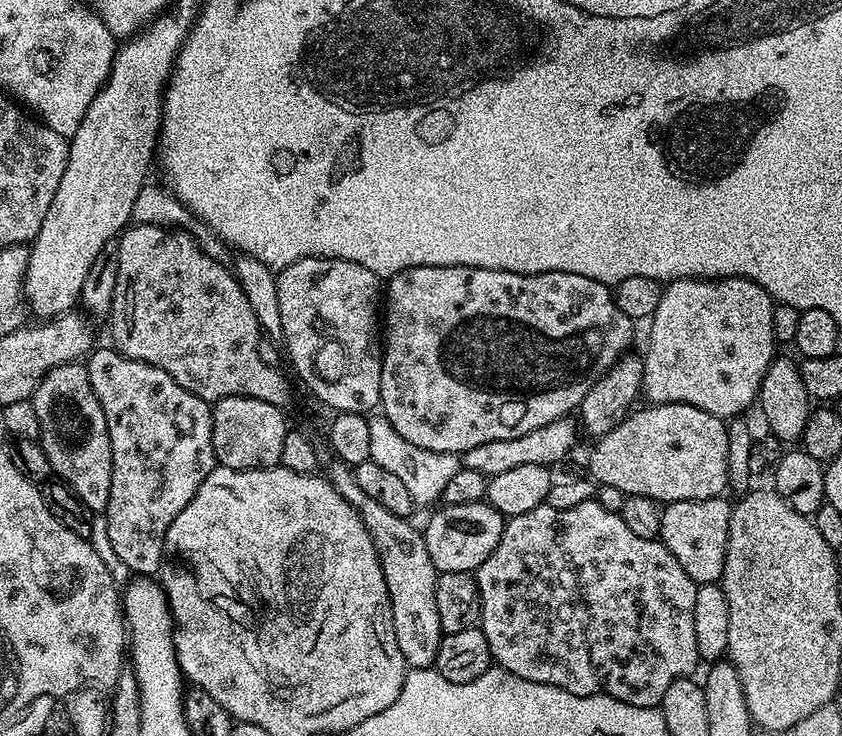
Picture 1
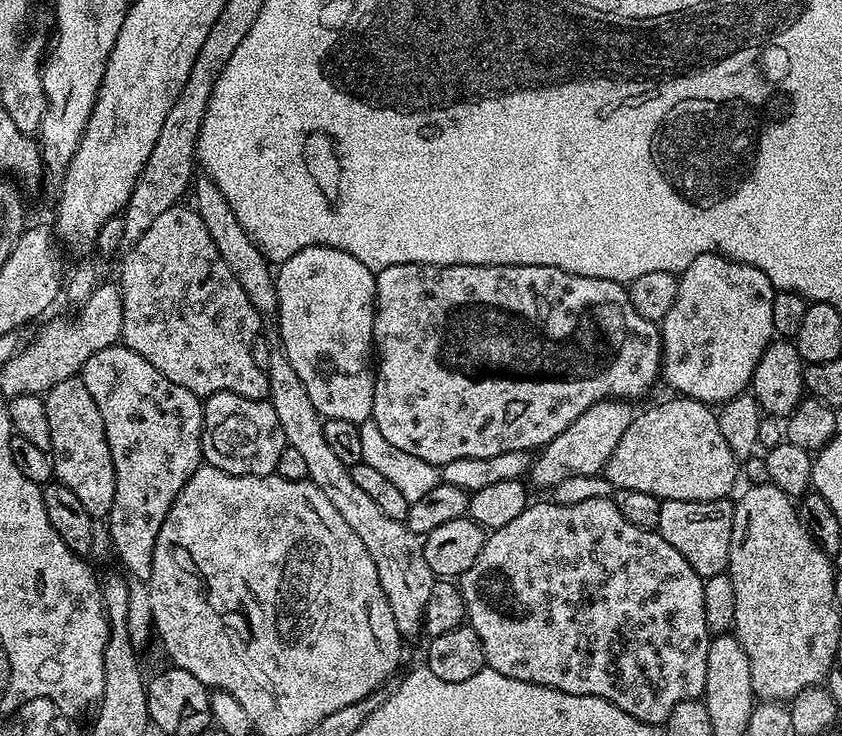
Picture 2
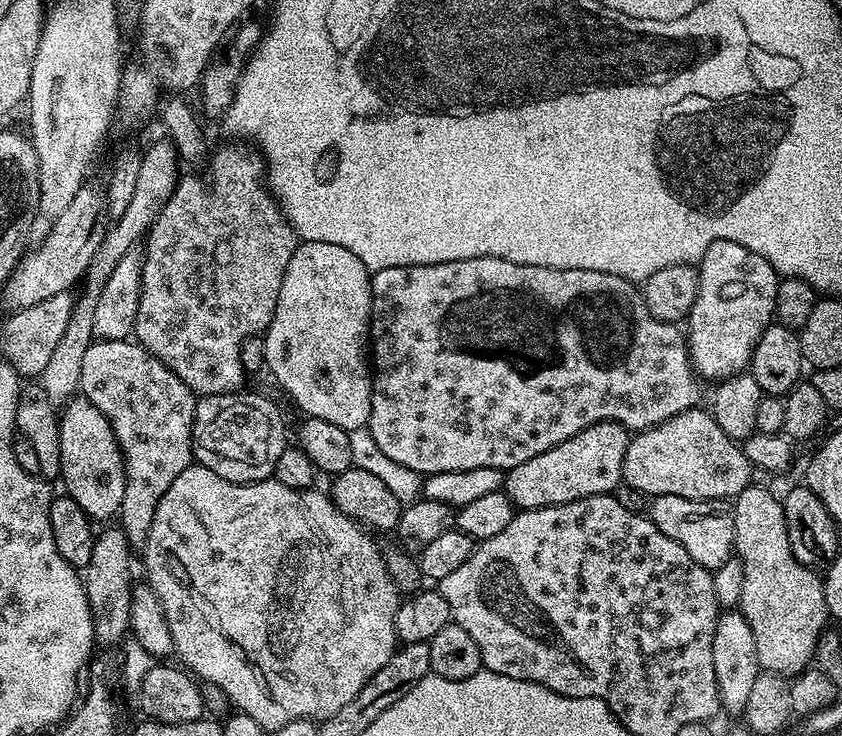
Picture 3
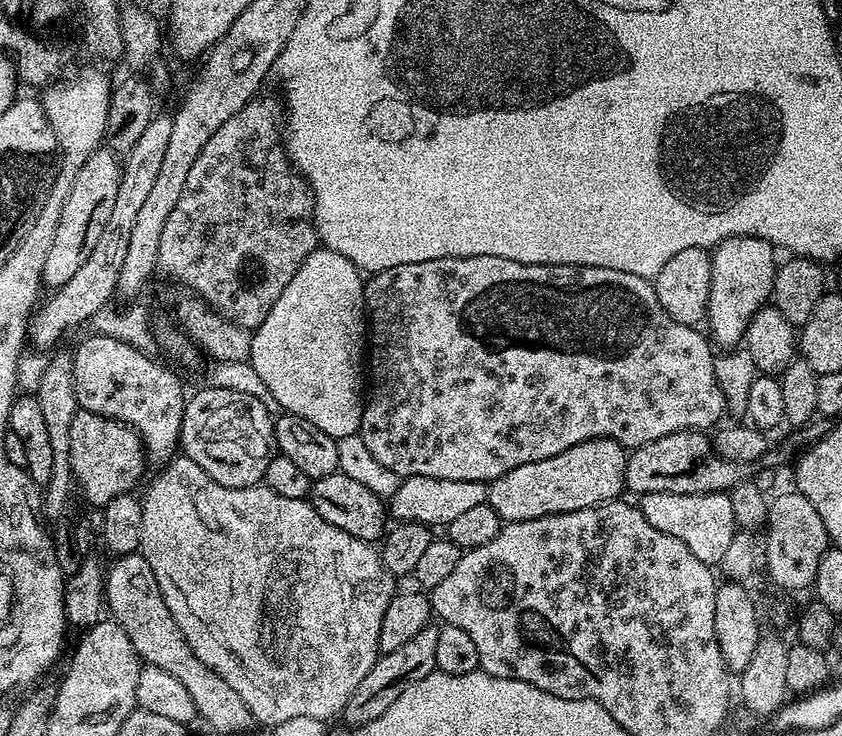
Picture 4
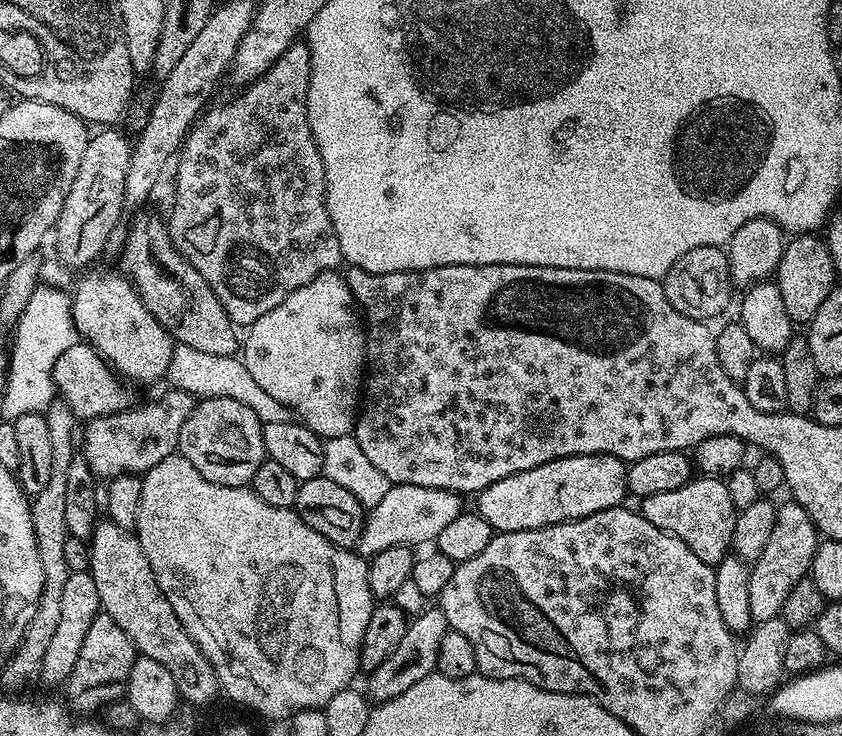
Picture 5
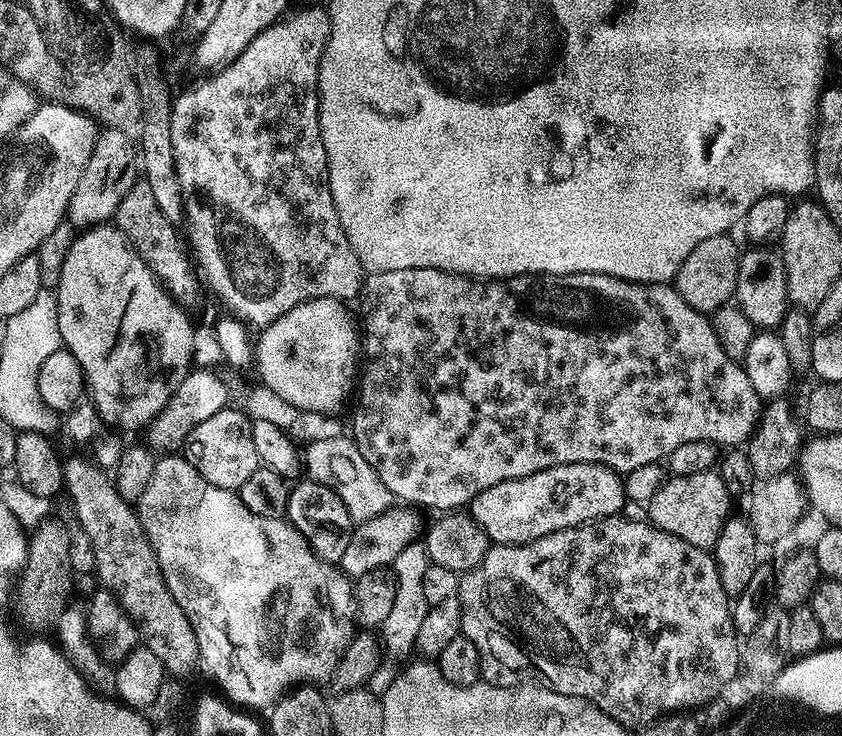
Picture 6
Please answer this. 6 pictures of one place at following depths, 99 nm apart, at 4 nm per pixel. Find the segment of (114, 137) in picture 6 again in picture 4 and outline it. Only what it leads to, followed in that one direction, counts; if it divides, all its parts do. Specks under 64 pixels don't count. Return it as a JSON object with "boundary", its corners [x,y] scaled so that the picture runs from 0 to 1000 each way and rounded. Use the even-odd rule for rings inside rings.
{"boundary":[[[127,200],[115,201],[107,215],[93,231],[88,247],[83,253],[83,264],[78,269],[78,280],[74,280],[74,296],[69,296],[69,318],[64,323],[64,334],[59,334],[59,345],[55,345],[55,361],[50,376],[58,393],[72,391],[107,351],[107,340],[116,323],[121,323],[121,313],[131,296],[131,285],[135,285],[135,268],[140,264],[140,247],[145,232],[144,219],[137,207],[129,207]]]}

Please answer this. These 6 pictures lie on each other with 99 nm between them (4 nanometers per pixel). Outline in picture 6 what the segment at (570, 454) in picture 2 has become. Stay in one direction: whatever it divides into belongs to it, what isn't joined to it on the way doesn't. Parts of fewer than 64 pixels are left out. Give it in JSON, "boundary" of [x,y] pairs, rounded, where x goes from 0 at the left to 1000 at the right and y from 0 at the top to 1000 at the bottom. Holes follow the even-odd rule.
{"boundary":[[[660,630],[657,636],[614,652],[597,652],[562,677],[558,700],[577,720],[581,735],[591,739],[628,739],[654,723],[698,712],[742,694],[743,675],[738,643],[714,630]]]}

